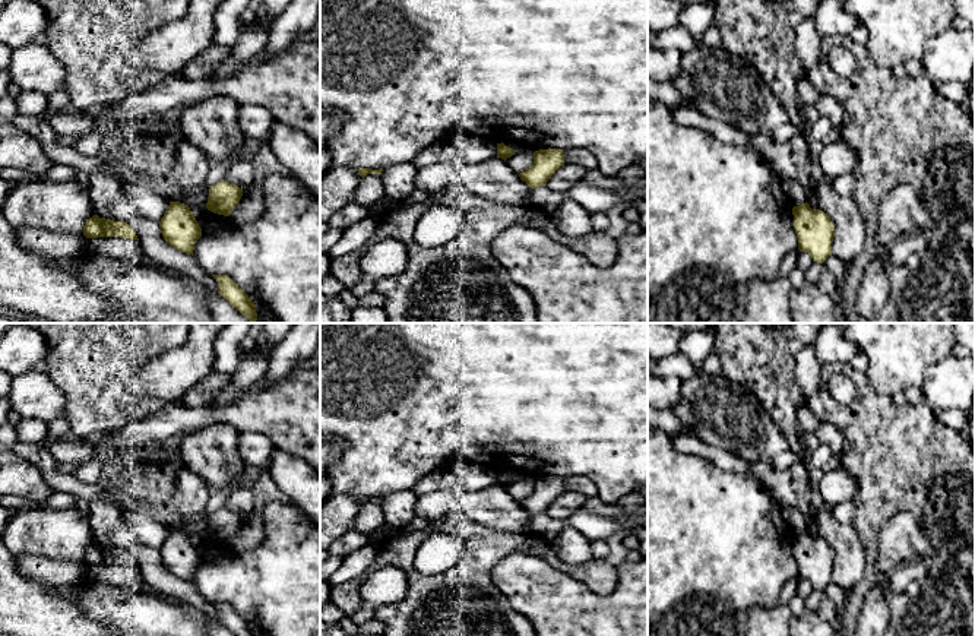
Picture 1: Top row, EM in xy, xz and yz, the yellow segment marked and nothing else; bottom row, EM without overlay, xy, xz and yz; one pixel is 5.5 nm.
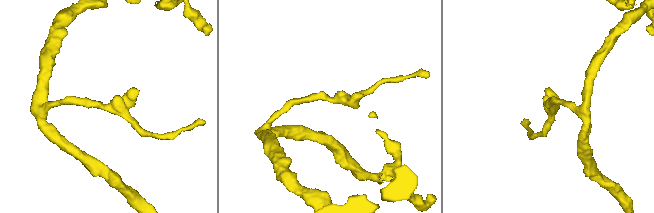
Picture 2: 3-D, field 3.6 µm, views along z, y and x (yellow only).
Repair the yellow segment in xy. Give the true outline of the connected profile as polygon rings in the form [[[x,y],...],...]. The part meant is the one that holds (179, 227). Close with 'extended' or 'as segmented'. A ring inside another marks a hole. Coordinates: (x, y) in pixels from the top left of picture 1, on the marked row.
[[[170,202],[168,209],[158,224],[164,240],[170,246],[193,256],[194,244],[202,237],[202,228],[187,205]]]; as segmented

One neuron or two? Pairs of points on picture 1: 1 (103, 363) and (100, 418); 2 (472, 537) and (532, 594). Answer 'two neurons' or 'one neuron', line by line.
1: one neuron
2: two neurons

